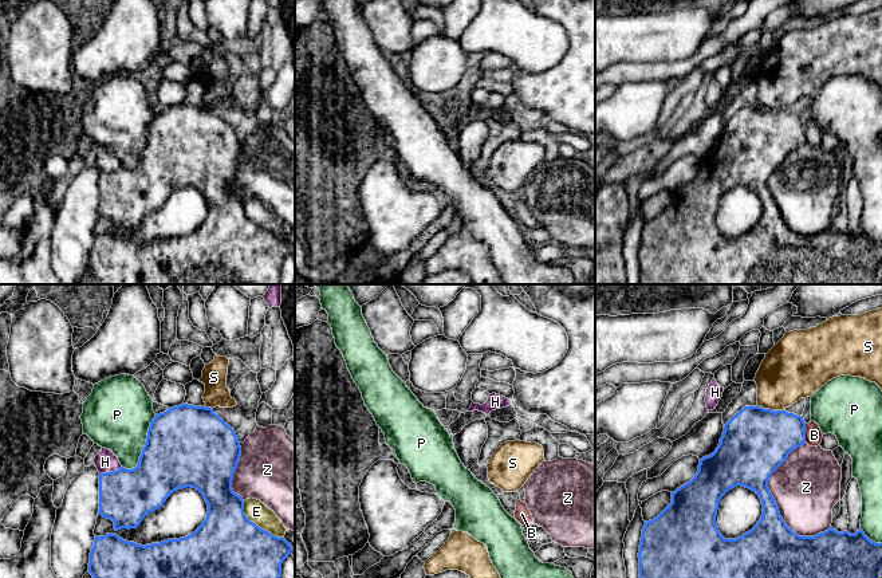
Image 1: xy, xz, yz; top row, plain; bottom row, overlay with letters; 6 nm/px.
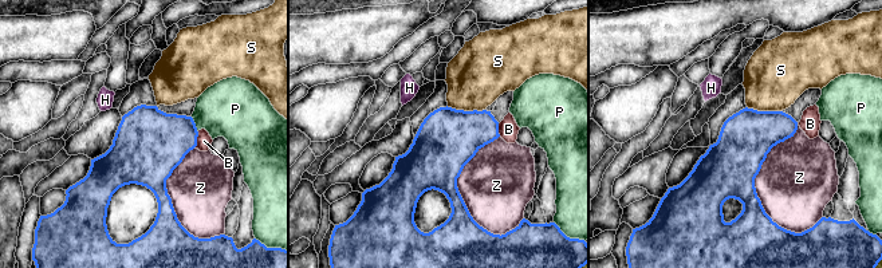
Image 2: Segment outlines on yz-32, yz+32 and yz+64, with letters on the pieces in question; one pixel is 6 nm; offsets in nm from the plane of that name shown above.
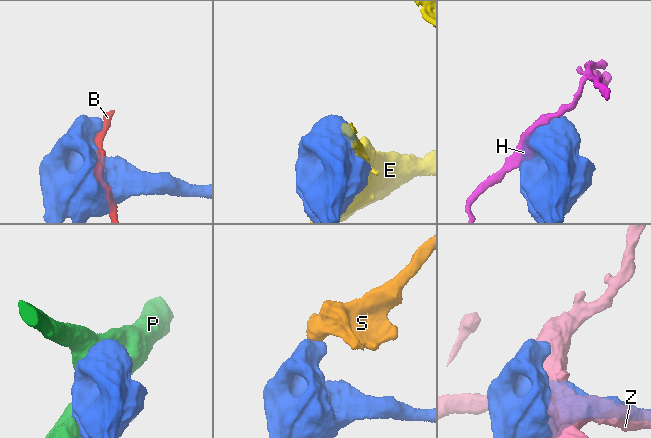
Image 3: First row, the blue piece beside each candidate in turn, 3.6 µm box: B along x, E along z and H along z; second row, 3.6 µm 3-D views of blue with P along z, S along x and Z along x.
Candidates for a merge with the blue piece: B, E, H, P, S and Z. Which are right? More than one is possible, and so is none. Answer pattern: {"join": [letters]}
{"join": []}

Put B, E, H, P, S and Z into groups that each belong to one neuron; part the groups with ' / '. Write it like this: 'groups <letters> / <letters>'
groups B / E / H / P / S / Z

